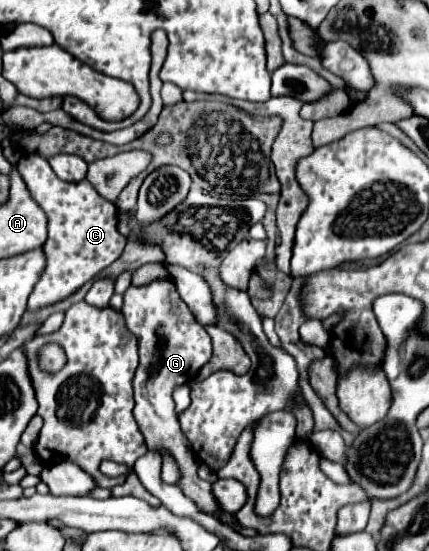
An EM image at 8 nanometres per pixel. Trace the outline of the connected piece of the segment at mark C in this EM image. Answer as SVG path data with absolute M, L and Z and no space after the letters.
M37 154L23 156L17 162L17 170L27 184L31 198L45 212L49 230L47 242L43 244L47 268L43 268L43 276L39 278L39 284L35 284L27 306L35 310L67 298L95 274L107 268L113 260L117 260L125 248L125 236L117 232L117 206L109 204L109 200L99 196L91 182L59 180L49 162Z

